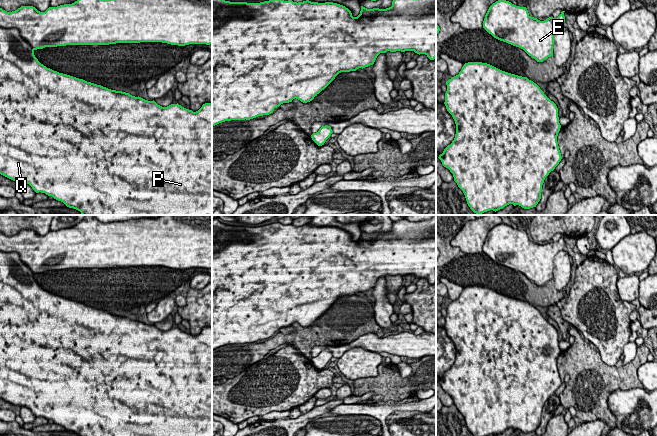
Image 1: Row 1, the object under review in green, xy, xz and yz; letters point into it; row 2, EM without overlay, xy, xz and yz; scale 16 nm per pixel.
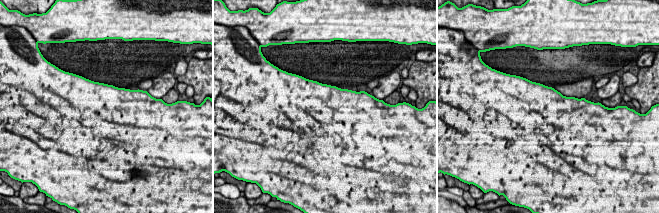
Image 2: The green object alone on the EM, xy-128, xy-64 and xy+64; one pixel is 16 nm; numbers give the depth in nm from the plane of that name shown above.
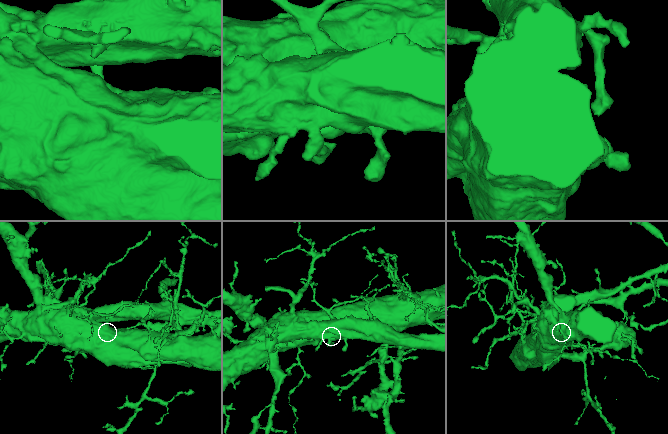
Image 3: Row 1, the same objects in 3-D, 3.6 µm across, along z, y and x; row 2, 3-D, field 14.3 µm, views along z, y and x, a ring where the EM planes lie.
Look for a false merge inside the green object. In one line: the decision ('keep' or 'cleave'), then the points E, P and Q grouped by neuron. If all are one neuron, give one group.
cleave | E / P Q

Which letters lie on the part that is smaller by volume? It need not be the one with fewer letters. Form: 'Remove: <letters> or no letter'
Remove: E

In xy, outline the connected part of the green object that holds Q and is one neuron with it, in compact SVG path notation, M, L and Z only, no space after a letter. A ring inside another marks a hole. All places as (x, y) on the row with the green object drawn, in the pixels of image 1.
M9 28L7 32L14 37L13 46L11 49L14 50L15 56L11 66L10 61L4 61L0 66L0 174L20 183L29 184L36 193L45 193L48 196L52 196L54 199L63 202L67 207L76 209L81 212L82 215L212 215L212 103L205 103L202 107L193 112L192 110L186 109L181 105L171 104L167 107L162 107L158 105L154 100L148 101L141 97L135 97L129 93L111 90L101 85L97 85L91 82L87 82L83 79L79 79L67 74L61 74L50 68L47 68L41 64L34 55L34 49L31 45L20 35L17 28ZM63 82L63 90L65 91L65 98L60 98L59 94L59 83ZM49 86L49 93L51 94L51 104L49 117L45 117L45 108L43 107L43 93L45 92L45 87Z

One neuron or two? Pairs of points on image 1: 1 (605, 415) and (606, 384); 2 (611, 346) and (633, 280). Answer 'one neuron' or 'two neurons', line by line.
1: one neuron
2: two neurons

